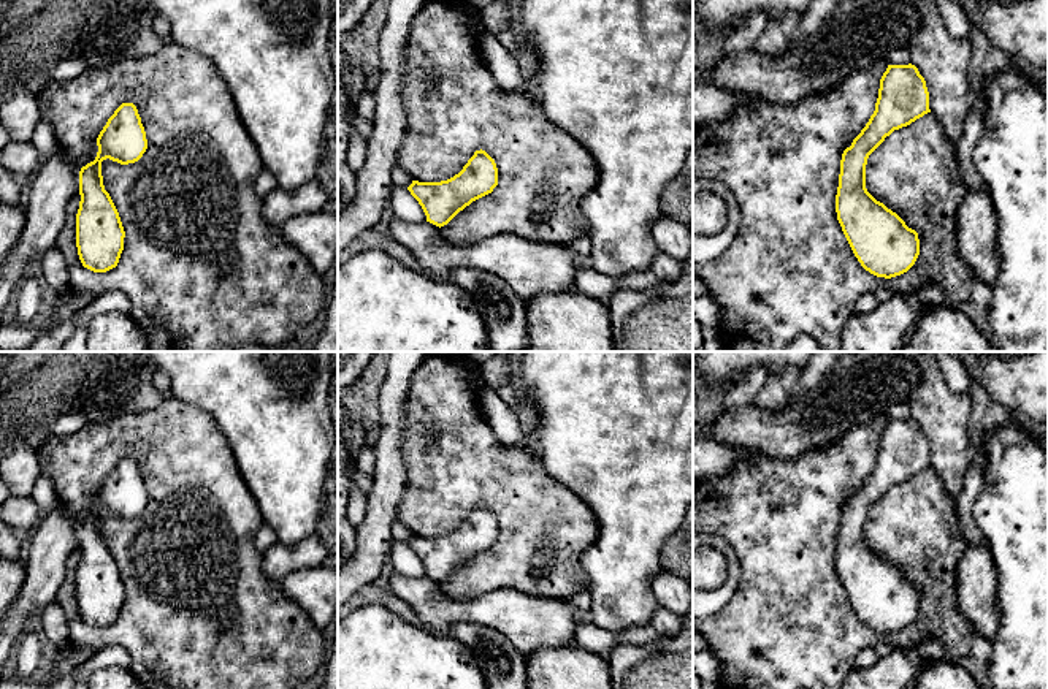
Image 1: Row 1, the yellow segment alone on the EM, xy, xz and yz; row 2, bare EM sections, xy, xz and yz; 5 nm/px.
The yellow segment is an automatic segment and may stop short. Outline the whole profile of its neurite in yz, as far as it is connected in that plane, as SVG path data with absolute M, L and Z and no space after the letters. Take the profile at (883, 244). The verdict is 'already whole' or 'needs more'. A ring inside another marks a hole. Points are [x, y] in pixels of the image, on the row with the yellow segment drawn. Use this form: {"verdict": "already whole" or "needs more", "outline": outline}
{"verdict": "already whole", "outline": "M912 63L888 65L874 114L842 154L837 220L861 266L877 277L907 272L920 255L920 239L896 212L867 192L867 158L894 130L928 112L929 92L918 68Z"}

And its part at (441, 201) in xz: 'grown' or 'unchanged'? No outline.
unchanged

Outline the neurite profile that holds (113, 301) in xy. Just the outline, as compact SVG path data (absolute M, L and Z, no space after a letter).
M108 291L97 296L89 306L79 309L70 320L73 326L87 326L98 314L120 312L130 315L132 303L122 291Z

